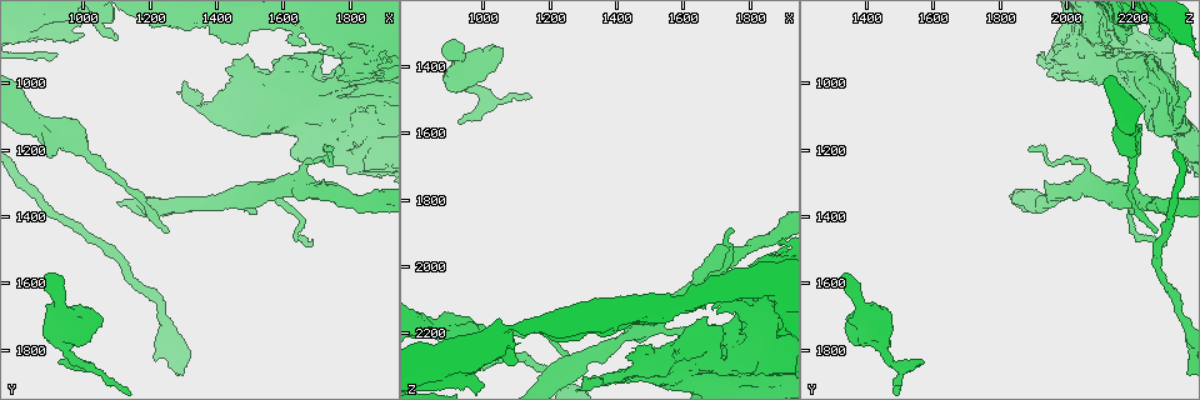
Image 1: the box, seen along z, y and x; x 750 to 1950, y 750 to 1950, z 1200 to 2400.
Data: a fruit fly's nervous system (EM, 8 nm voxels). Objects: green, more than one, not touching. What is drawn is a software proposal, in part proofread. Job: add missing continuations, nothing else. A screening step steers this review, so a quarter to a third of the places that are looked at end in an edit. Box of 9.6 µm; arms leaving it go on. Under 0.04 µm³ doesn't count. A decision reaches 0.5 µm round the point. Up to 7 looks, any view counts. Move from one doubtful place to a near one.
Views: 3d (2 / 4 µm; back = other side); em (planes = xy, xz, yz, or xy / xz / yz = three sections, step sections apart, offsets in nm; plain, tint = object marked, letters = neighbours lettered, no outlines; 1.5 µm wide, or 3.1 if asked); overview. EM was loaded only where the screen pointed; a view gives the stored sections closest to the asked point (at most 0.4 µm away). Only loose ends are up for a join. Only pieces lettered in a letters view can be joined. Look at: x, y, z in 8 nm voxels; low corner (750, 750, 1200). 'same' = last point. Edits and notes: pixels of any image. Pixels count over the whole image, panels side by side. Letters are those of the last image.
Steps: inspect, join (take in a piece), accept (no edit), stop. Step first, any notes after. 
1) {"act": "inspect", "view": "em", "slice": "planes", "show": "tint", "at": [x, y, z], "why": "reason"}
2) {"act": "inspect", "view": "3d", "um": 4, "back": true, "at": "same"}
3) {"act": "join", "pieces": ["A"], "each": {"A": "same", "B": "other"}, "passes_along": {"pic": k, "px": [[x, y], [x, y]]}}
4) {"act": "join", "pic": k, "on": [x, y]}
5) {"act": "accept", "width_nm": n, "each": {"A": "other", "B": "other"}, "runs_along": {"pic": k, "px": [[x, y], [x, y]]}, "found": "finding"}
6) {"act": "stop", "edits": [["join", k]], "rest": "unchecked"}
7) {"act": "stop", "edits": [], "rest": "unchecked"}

{"act": "inspect", "view": "em", "slice": "planes", "show": "letters", "at": [1690, 1480, 2300], "why": "branch stops here"}

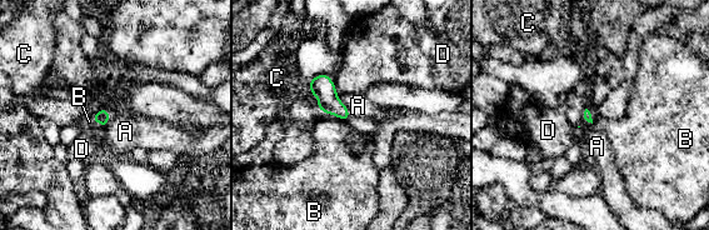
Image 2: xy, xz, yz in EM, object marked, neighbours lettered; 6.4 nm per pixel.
{"act": "accept", "each": {"A": "other", "B": "other", "C": "other", "D": "other"}, "border": {"pic": 2, "px": [[336, 94], [350, 114]]}, "found": "no lettered piece goes on from it"}

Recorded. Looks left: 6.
{"act": "inspect", "view": "em", "slice": "planes", "show": "letters", "at": [1440, 870, 2180]}

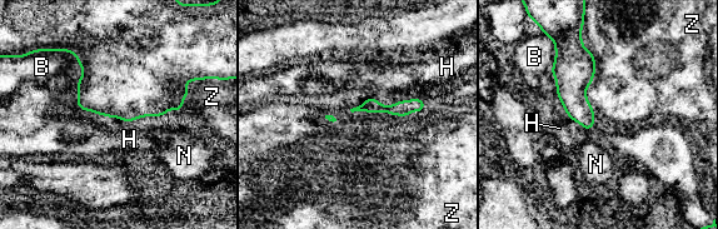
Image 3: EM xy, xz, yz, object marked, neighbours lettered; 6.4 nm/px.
{"act": "accept", "longest_contact_nm": ["Z", 200], "each": {"B": "other", "H": "other", "N": "other", "Z": "other"}, "found": "no lettered piece goes on from it"}

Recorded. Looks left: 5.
{"act": "inspect", "view": "em", "slice": "planes", "show": "letters", "at": [1830, 890, 1990], "why": "thick end"}

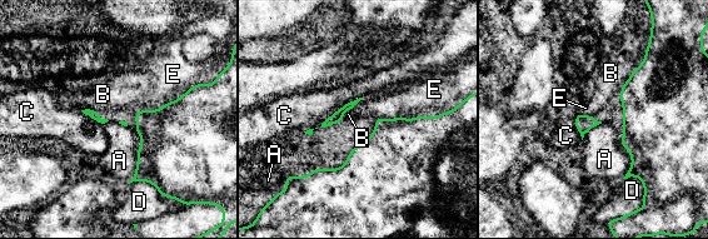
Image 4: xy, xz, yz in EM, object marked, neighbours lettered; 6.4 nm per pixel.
{"act": "accept", "each": {"A": "other", "B": "other", "C": "other", "D": "other", "E": "other"}, "found": "none of them fits"}

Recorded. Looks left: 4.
{"act": "stop", "edits": [], "rest": "unchecked"}

